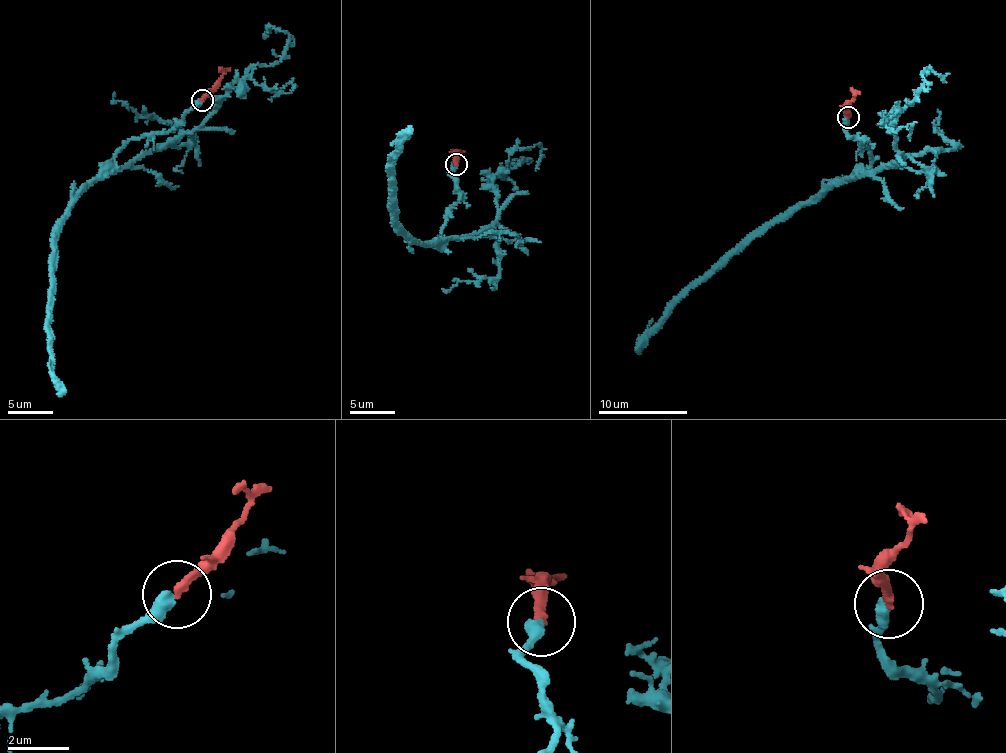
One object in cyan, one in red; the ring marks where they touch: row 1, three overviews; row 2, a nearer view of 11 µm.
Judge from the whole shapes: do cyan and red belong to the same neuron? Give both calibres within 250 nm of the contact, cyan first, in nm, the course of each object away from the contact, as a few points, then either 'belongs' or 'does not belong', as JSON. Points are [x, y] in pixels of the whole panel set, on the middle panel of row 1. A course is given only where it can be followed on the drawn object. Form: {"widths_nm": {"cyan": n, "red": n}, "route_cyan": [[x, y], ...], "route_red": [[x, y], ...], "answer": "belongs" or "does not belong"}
{"widths_nm": {"cyan": 400, "red": 280}, "route_cyan": [[455, 165], [459, 194], [443, 227], [443, 245], [410, 243], [393, 207], [390, 169], [410, 132]], "route_red": [[457, 165], [457, 153], [463, 151]], "answer": "belongs"}

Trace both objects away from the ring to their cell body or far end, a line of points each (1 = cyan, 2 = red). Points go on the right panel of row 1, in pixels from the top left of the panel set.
1: (848, 117), (845, 128), (868, 146), (871, 163), (829, 183), (690, 288), (638, 353)
2: (849, 118), (846, 107), (860, 92)

